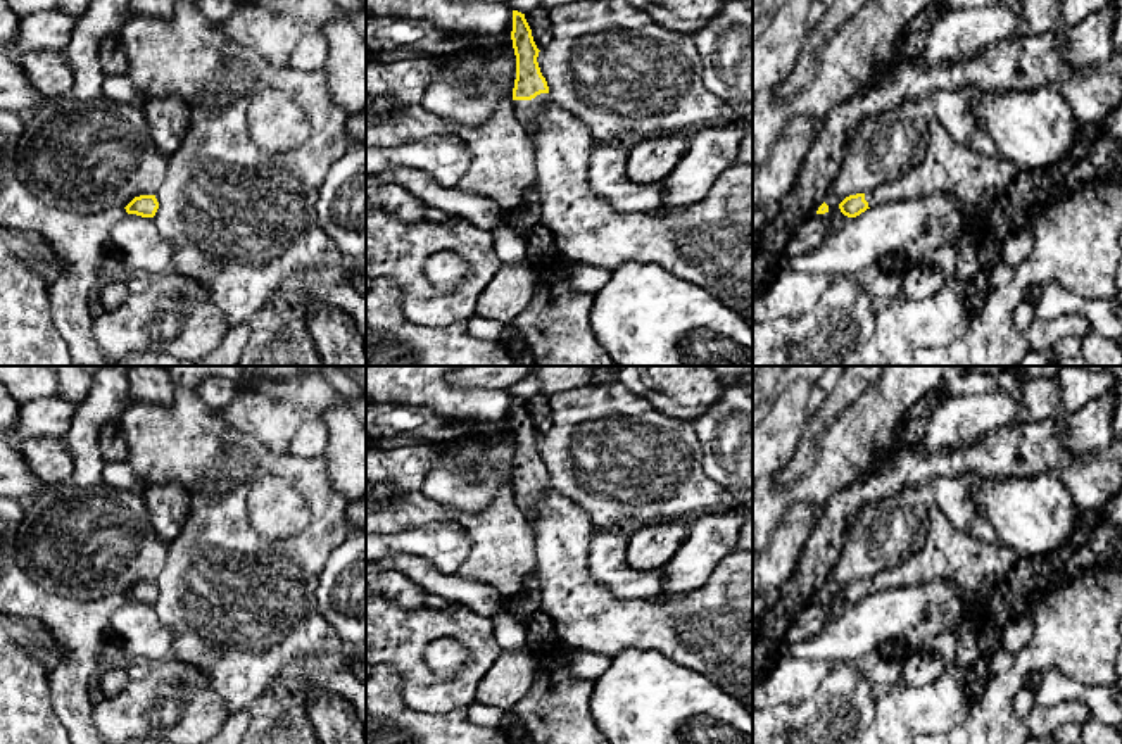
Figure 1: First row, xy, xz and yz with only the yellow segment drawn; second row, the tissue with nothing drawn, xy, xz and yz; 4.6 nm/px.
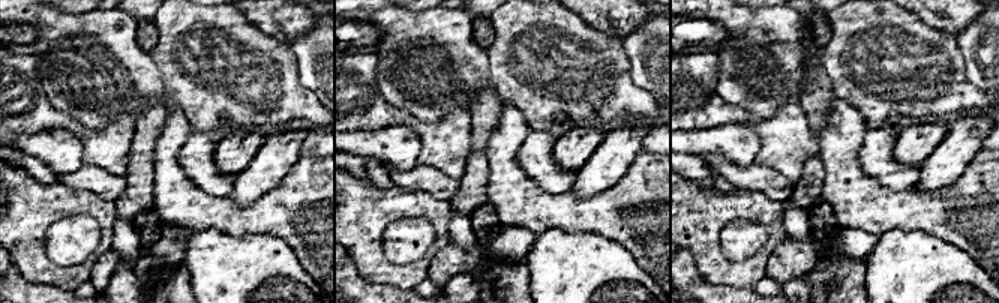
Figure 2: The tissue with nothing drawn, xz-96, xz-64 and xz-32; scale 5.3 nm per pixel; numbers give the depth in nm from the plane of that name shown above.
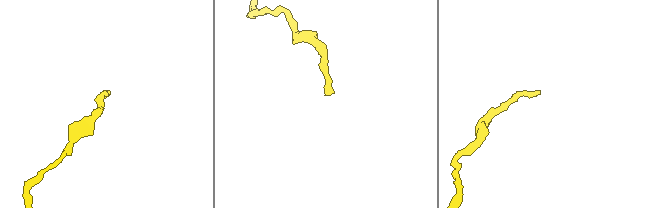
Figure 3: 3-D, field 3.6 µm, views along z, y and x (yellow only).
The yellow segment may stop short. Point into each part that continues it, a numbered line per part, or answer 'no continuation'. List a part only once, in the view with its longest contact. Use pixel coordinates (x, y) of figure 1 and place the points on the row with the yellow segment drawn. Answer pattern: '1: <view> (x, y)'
1: xz (527, 111)

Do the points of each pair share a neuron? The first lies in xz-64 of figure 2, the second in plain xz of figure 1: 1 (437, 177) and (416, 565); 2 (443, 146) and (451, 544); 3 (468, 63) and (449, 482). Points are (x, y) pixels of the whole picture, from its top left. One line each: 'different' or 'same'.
1: same
2: different
3: same

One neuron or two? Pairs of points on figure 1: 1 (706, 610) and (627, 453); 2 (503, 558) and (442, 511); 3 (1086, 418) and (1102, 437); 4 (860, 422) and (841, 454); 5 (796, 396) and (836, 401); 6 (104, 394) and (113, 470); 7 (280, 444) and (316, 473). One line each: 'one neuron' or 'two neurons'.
1: two neurons
2: one neuron
3: one neuron
4: one neuron
5: two neurons
6: two neurons
7: two neurons

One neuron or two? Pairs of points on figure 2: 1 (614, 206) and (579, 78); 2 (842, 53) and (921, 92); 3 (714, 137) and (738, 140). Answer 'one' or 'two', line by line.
1: two
2: one
3: one

